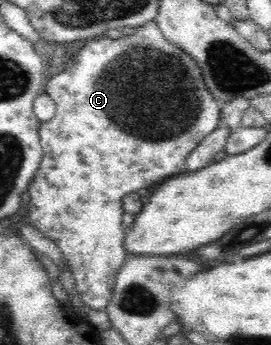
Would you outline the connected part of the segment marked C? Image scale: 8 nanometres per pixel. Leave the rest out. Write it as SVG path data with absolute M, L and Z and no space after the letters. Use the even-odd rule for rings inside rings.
M156 21L117 39L108 36L88 39L75 59L63 64L62 72L46 78L44 92L56 104L56 115L40 124L44 155L27 187L28 223L56 242L71 267L83 304L92 310L107 311L116 273L127 256L122 199L134 192L144 193L153 183L187 173L185 165L192 150L219 127L221 105L205 86L196 61L168 41Z

